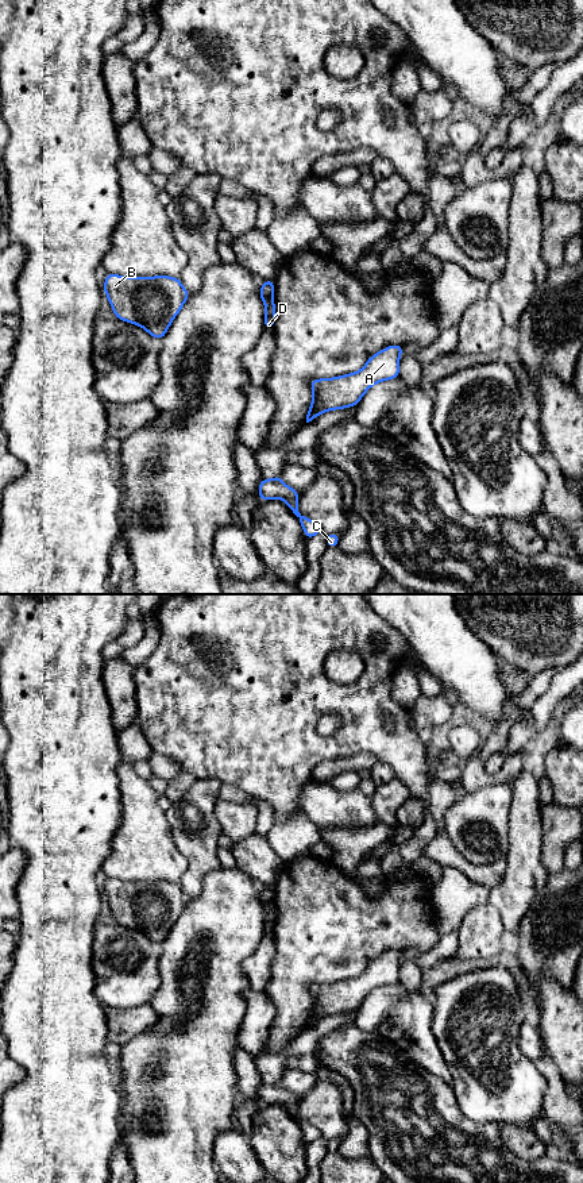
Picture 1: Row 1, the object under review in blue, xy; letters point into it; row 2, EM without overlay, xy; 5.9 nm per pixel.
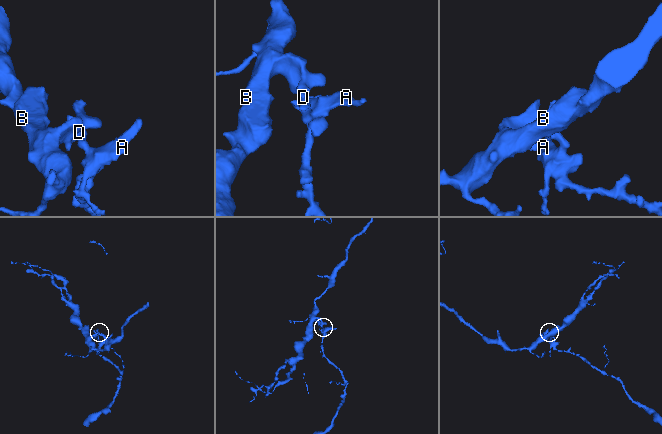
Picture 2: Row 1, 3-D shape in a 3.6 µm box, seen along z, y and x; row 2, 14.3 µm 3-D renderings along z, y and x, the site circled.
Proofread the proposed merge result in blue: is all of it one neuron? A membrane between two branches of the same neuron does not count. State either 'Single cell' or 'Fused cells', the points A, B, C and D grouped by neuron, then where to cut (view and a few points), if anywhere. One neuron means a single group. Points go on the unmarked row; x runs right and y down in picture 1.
Fused cells. Groups: A C / B D. Split along xy (269, 885), (273, 889)

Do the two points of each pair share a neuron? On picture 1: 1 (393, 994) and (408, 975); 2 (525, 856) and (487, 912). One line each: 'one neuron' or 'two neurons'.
1: two neurons
2: two neurons

